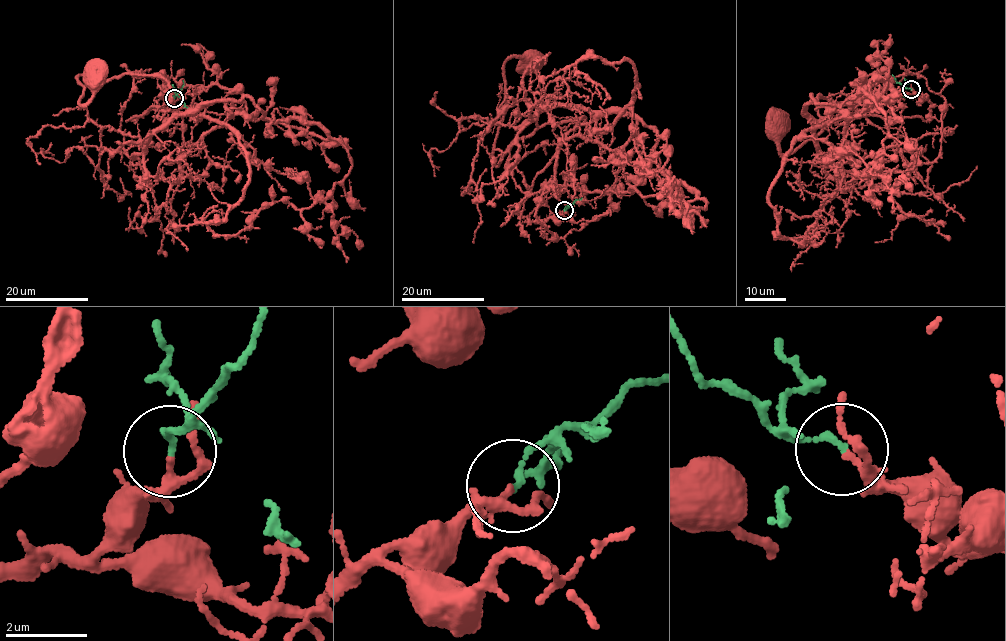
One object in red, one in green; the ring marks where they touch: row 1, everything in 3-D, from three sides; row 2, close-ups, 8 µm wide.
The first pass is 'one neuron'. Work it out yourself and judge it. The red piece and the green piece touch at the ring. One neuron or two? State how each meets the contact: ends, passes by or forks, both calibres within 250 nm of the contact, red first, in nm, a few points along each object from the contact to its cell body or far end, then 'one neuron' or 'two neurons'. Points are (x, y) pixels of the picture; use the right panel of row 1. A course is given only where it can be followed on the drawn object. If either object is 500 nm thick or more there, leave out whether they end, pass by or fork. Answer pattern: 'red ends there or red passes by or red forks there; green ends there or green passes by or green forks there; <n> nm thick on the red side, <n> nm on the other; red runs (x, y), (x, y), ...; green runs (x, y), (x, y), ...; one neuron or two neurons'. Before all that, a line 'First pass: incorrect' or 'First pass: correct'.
First pass: correct
red passes by; green ends there; 170 nm thick on the red side, 160 nm on the other; red runs (910, 90), (928, 120), (840, 123), (817, 98), (882, 99), (788, 153), (778, 123); green runs (910, 90), (897, 83), (892, 74); one neuron

